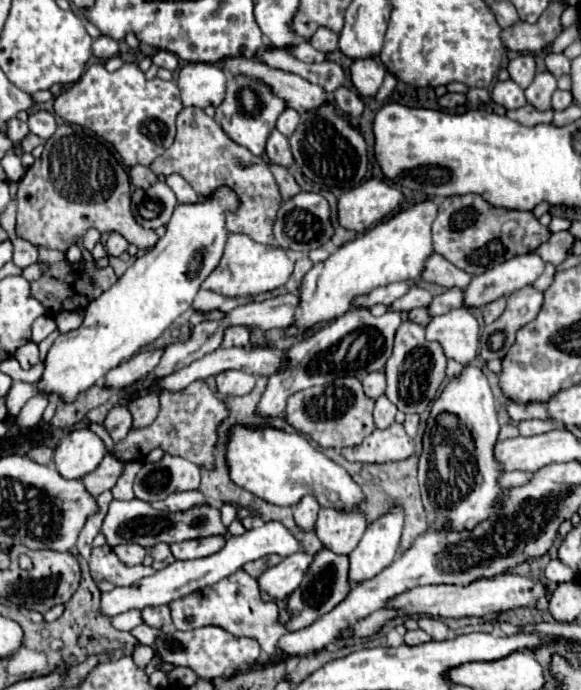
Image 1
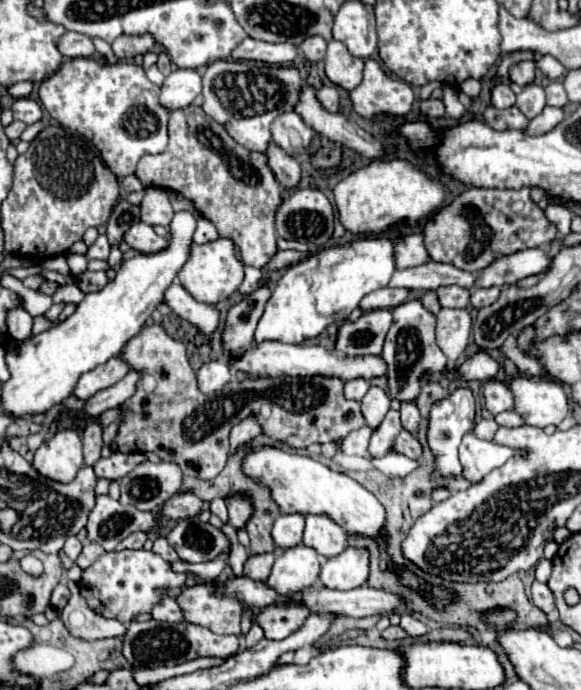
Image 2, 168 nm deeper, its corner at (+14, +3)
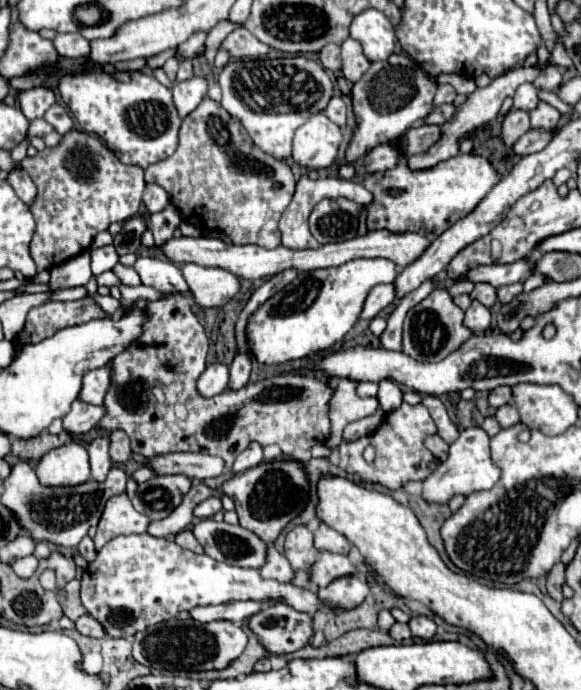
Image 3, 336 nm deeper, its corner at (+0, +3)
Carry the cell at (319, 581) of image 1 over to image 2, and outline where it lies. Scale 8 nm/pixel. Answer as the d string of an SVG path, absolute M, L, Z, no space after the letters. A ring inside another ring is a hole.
M266 607L256 615L256 623L262 627L266 639L286 639L294 631L298 631L310 611L302 611L302 607Z

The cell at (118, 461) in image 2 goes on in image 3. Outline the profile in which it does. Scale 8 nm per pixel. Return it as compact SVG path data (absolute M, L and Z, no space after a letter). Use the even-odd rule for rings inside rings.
M168 453L156 455L148 459L148 467L158 475L174 475L182 473L190 479L210 479L224 473L224 461L220 457L204 455L204 453Z

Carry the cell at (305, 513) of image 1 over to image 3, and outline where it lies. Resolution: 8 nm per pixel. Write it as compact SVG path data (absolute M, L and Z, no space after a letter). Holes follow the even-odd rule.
M298 525L286 535L284 555L290 561L292 569L302 571L308 571L310 565L318 559L318 551L314 547L314 535L306 525Z

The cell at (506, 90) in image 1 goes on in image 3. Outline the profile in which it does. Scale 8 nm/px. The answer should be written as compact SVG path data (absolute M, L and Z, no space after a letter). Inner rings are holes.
M524 83L516 89L514 93L514 109L524 109L530 111L534 109L538 103L538 95L536 95L536 87L532 83Z

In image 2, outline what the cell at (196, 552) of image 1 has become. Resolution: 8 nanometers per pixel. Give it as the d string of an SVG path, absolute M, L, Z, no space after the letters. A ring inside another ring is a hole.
M198 517L178 521L168 533L168 541L180 559L188 563L212 561L218 555L230 553L228 537L210 523L202 523Z

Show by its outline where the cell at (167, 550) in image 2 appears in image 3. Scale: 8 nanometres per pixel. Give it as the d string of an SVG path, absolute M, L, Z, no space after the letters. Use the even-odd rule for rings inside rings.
M180 531L174 541L176 541L180 547L184 547L184 549L190 549L190 551L194 551L194 553L202 553L202 547L200 547L200 543L194 539L192 531Z

